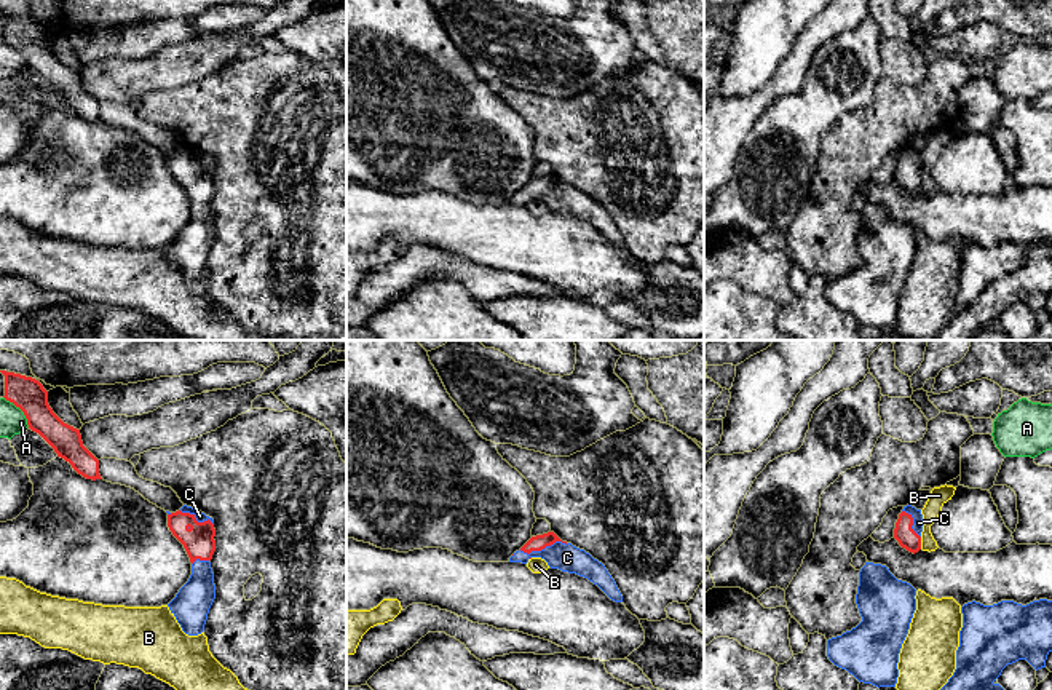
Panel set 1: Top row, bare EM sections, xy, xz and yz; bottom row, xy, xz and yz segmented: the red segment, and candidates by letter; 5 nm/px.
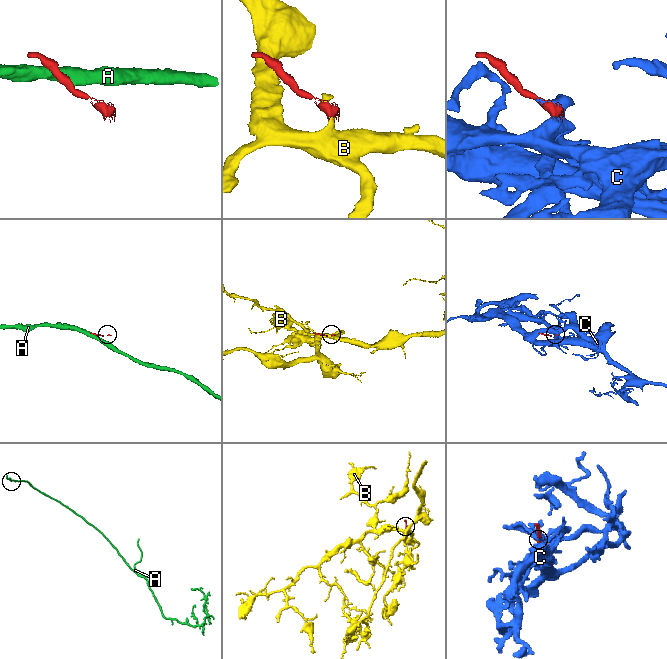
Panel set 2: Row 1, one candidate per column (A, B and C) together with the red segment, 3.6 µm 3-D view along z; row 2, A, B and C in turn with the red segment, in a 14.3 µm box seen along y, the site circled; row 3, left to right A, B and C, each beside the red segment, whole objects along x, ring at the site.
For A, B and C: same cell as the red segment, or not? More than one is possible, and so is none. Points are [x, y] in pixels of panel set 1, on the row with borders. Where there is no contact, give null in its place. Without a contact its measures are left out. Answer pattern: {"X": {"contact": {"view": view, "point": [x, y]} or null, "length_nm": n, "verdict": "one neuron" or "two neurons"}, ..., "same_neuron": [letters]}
{"A": {"contact": {"view": "xy", "point": [19, 408]}, "length_nm": 200, "verdict": "two neurons"}, "B": {"contact": {"view": "yz", "point": [920, 543]}, "length_nm": 60, "verdict": "two neurons"}, "C": {"contact": {"view": "xz", "point": [543, 548]}, "length_nm": 260, "verdict": "one neuron"}, "same_neuron": ["C"]}

